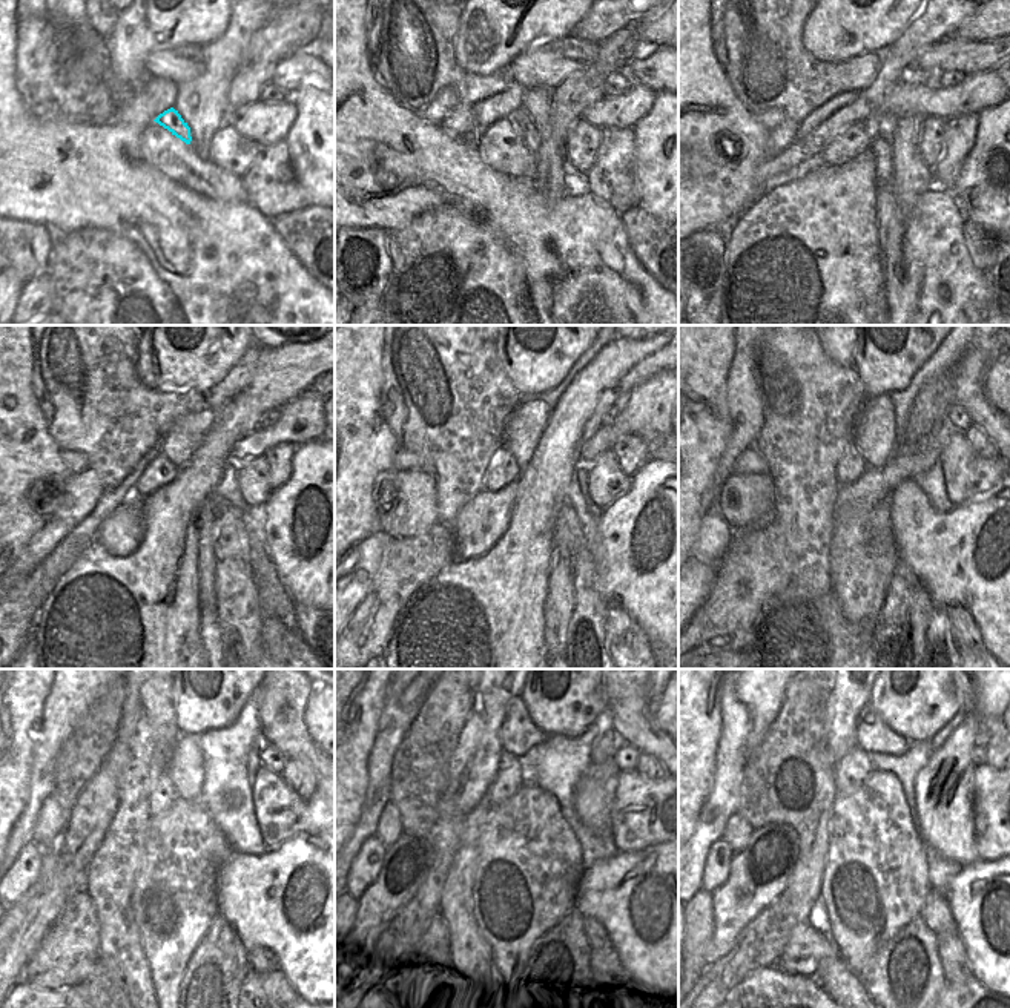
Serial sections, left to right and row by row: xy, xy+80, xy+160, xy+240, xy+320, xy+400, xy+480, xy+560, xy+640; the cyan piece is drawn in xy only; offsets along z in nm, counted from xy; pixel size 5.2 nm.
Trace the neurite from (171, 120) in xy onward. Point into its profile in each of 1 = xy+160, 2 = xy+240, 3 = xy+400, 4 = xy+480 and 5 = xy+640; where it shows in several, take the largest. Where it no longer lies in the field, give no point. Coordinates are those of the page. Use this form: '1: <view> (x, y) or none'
1: xy+160 (881, 148)
2: xy+240 (207, 516)
3: xy+400 (901, 626)
4: xy+480 (212, 978)
5: xy+640 (904, 978)

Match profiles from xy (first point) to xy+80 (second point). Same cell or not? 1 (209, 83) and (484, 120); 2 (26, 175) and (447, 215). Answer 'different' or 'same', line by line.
1: different
2: different

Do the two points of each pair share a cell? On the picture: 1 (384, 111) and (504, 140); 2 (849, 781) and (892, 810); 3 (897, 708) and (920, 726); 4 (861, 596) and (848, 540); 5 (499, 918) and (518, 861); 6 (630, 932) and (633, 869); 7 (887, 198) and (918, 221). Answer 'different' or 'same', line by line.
1: different
2: different
3: same
4: same
5: same
6: same
7: different

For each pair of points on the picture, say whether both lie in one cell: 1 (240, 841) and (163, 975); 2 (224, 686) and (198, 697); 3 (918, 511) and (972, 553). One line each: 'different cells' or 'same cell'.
1: different cells
2: same cell
3: same cell

